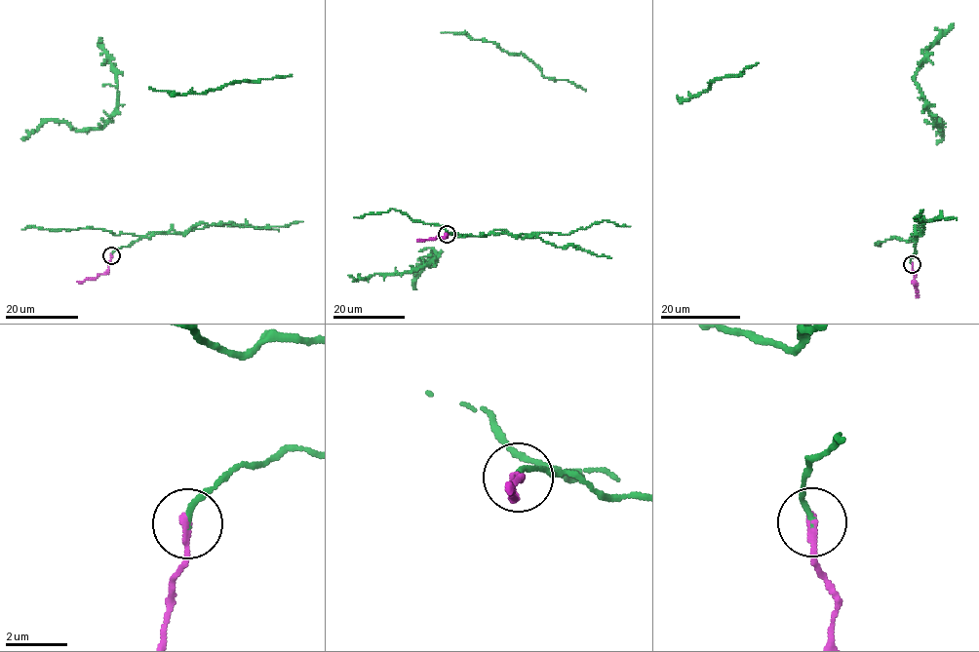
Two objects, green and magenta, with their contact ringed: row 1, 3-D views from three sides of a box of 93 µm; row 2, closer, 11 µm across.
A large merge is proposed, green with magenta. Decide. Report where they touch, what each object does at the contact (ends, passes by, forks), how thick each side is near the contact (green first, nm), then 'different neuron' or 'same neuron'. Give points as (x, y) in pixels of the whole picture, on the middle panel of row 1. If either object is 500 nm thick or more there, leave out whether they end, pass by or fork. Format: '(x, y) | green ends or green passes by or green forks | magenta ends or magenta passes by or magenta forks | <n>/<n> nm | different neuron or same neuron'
(447, 234) | green ends | magenta ends | 170/240 nm | same neuron

